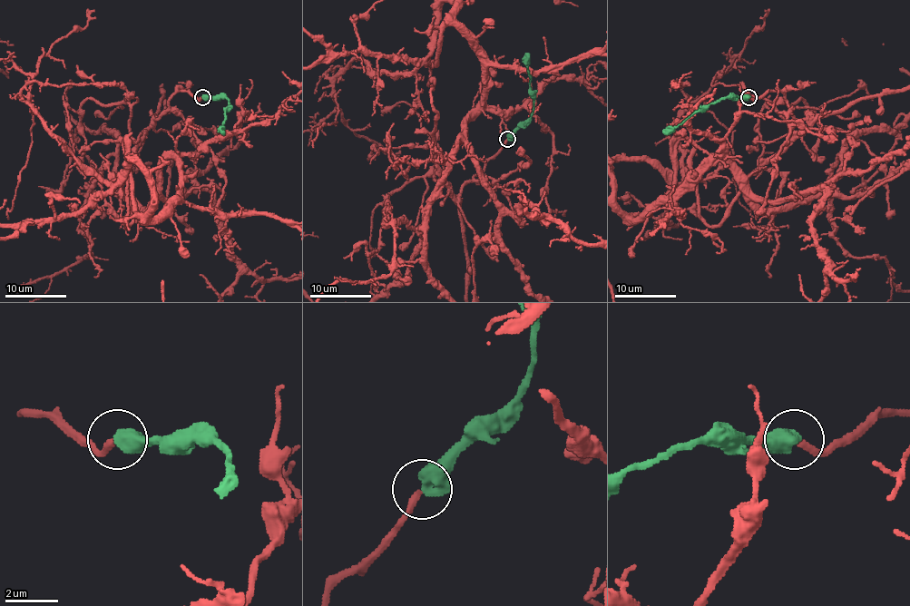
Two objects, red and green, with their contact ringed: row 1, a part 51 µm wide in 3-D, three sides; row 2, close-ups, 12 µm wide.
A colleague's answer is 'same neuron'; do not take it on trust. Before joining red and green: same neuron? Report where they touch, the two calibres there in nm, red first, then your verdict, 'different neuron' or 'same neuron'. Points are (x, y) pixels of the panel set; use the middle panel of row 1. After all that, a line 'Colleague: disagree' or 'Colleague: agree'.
place (507, 139); calibres 240 and 650 nm; same neuron
Colleague: agree

